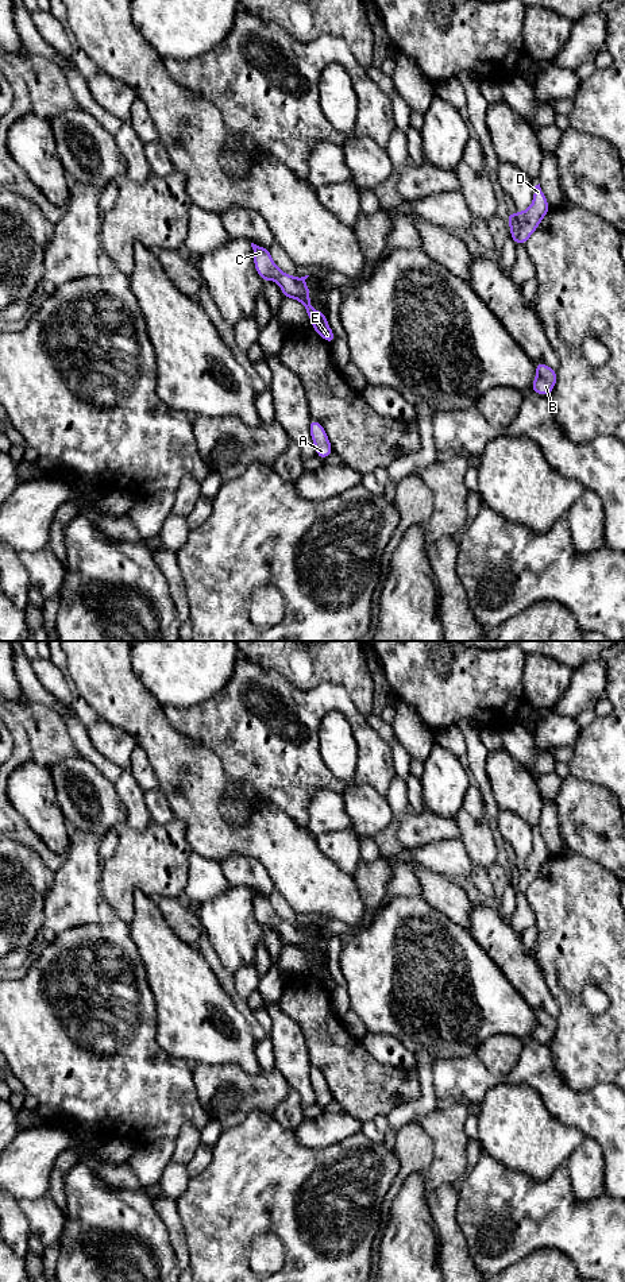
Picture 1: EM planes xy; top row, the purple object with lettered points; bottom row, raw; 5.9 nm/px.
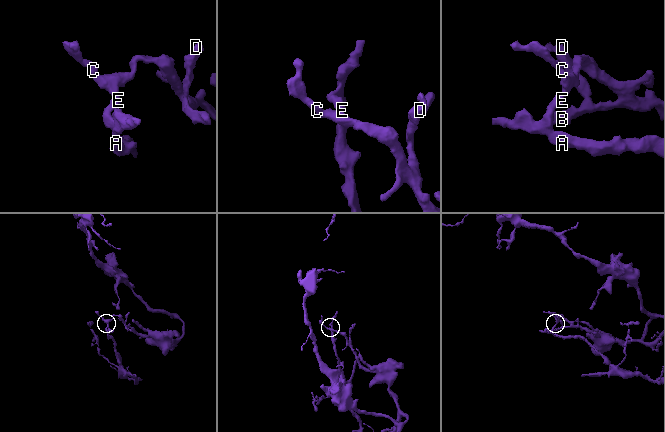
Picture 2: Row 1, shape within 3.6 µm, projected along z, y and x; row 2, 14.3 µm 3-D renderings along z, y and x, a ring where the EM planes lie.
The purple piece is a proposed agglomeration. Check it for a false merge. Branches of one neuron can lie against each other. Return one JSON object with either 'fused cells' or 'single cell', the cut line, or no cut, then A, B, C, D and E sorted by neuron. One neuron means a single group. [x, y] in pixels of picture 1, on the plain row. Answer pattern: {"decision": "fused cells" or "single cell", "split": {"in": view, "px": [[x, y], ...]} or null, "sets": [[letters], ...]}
{"decision": "fused cells", "split": {"in": "xy", "px": [[324, 965], [312, 969]]}, "sets": [["A", "E"], ["B", "C", "D"]]}

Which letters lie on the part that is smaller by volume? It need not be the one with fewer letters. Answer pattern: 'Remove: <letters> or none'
Remove: A, E

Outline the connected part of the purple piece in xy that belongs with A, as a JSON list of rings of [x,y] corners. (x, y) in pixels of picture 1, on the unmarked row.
[[[315,1066],[309,1071],[309,1080],[316,1094],[316,1103],[320,1107],[327,1107],[332,1100],[332,1093],[324,1074]]]

